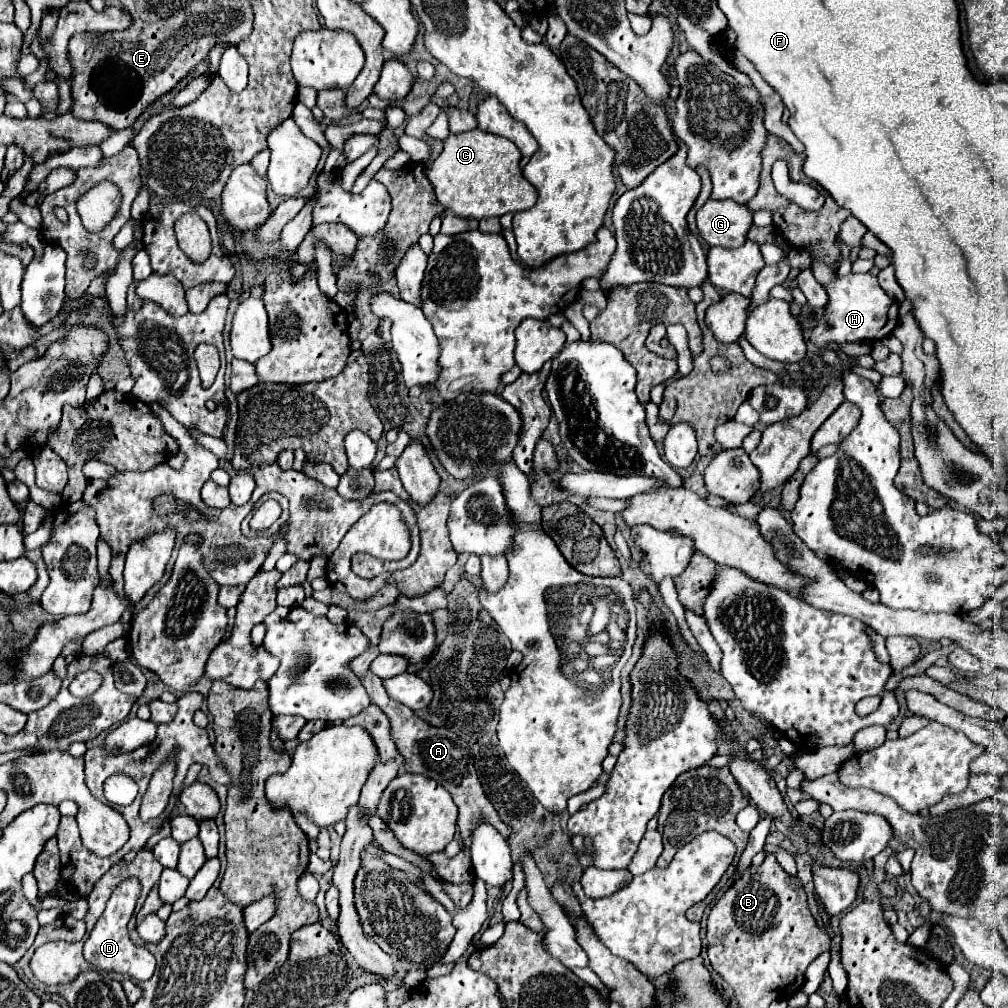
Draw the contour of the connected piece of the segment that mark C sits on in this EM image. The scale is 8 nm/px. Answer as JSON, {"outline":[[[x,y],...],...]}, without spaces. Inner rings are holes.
{"outline":[[[472,129],[460,135],[450,135],[444,141],[442,153],[432,161],[428,179],[434,187],[436,199],[454,215],[466,219],[500,217],[504,213],[518,213],[536,203],[538,191],[520,171],[518,147],[498,135],[482,129]]]}

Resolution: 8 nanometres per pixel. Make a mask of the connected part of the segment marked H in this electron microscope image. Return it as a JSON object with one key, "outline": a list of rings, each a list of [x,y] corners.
{"outline":[[[848,273],[844,277],[836,275],[836,279],[826,283],[824,289],[828,293],[828,305],[824,307],[824,315],[810,335],[810,341],[818,349],[852,341],[878,341],[890,335],[898,323],[898,303],[882,291],[878,279],[870,273]]]}

